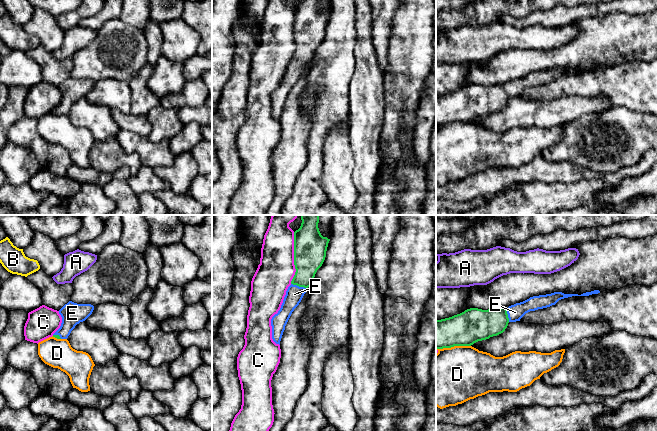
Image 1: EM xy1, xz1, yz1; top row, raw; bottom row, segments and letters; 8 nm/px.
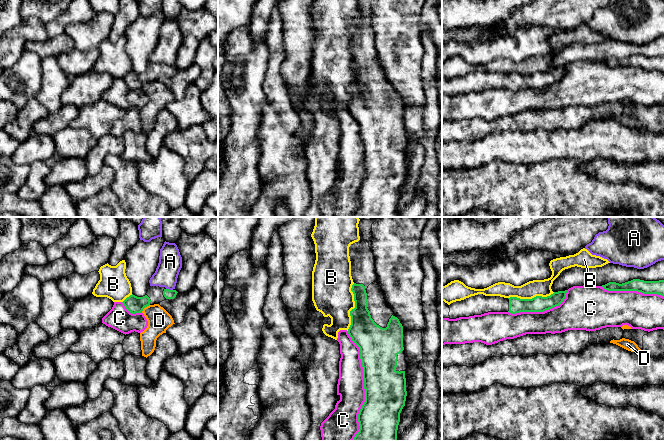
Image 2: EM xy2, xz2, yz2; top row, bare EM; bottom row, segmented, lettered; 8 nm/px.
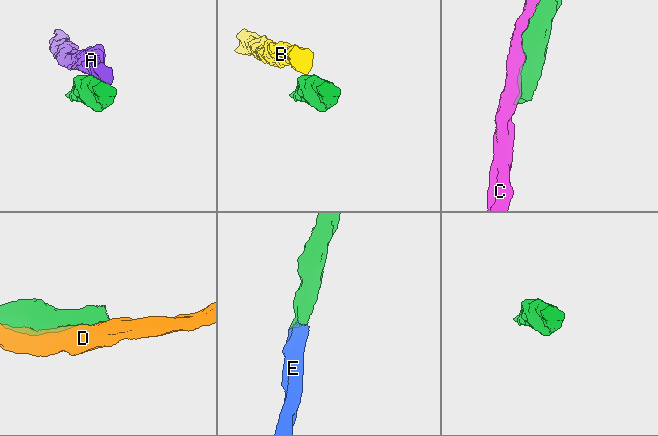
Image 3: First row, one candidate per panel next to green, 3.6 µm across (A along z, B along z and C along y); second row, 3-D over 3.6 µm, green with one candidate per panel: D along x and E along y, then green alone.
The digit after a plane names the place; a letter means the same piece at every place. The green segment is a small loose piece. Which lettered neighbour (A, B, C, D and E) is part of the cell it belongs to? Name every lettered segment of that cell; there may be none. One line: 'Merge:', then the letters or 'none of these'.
Merge: E

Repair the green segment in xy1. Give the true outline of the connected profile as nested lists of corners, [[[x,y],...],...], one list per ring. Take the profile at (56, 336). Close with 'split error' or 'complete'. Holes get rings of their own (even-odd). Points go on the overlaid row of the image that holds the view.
[[[69,301],[59,310],[62,323],[60,328],[53,334],[53,337],[67,339],[75,326],[85,321],[92,314],[93,310],[94,306],[91,304],[77,304]]]; split error

